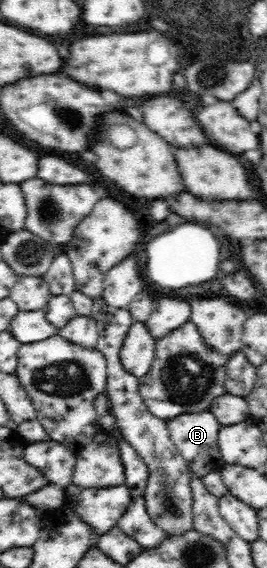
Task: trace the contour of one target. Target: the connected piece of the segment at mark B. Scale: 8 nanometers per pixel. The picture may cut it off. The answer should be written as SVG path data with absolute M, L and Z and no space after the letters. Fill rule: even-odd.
M210 410L178 415L167 421L167 427L196 478L203 479L224 466L218 444L222 427Z

